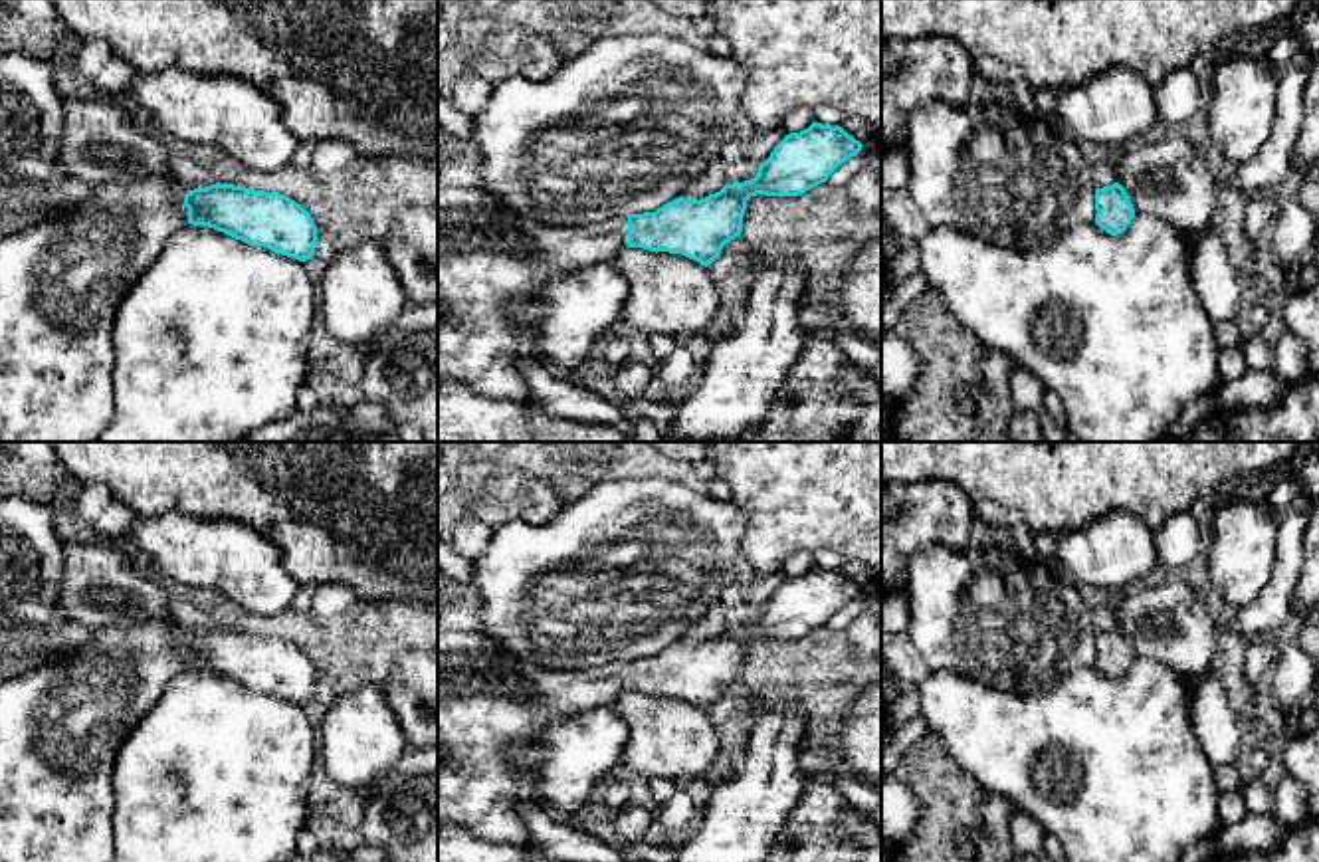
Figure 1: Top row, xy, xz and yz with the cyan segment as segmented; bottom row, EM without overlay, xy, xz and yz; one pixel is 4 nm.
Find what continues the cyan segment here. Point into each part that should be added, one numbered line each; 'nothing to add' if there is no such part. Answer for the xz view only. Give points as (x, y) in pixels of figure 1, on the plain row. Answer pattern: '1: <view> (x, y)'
1: xz (488, 698)

